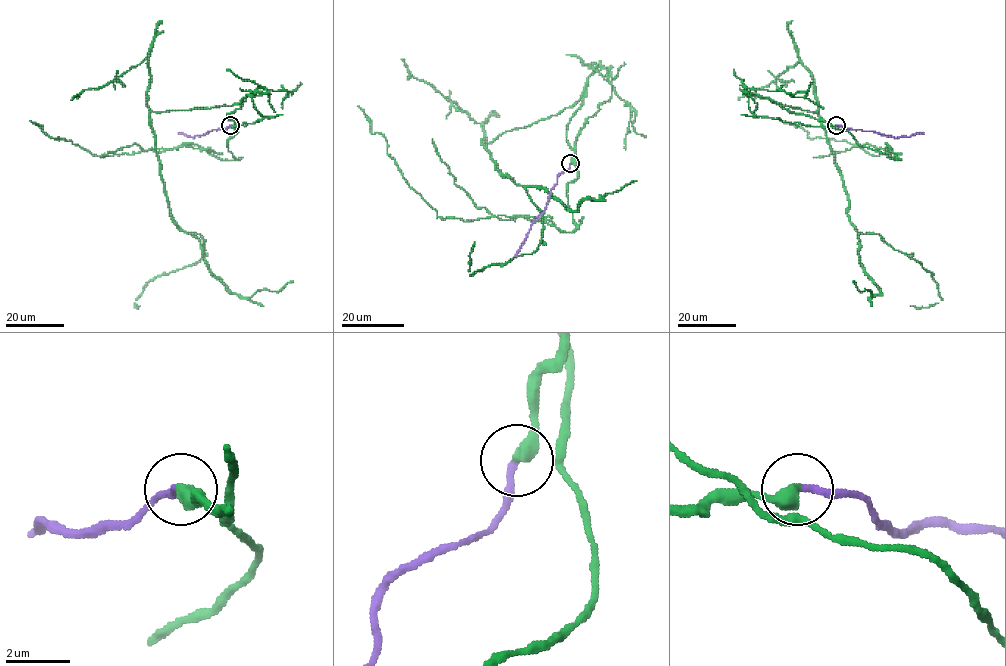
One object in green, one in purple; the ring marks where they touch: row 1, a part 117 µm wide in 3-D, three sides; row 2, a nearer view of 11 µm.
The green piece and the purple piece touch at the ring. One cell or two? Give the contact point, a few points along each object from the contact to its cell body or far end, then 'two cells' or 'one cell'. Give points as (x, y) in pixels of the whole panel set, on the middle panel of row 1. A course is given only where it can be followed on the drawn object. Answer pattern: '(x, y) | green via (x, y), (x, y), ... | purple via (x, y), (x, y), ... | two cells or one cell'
(570, 163) | green via (570, 163), (612, 94), (596, 67), (566, 136), (572, 233), (441, 218), (358, 105) | purple via (570, 163), (570, 168), (557, 176), (546, 207), (533, 220), (514, 256) | two cells

